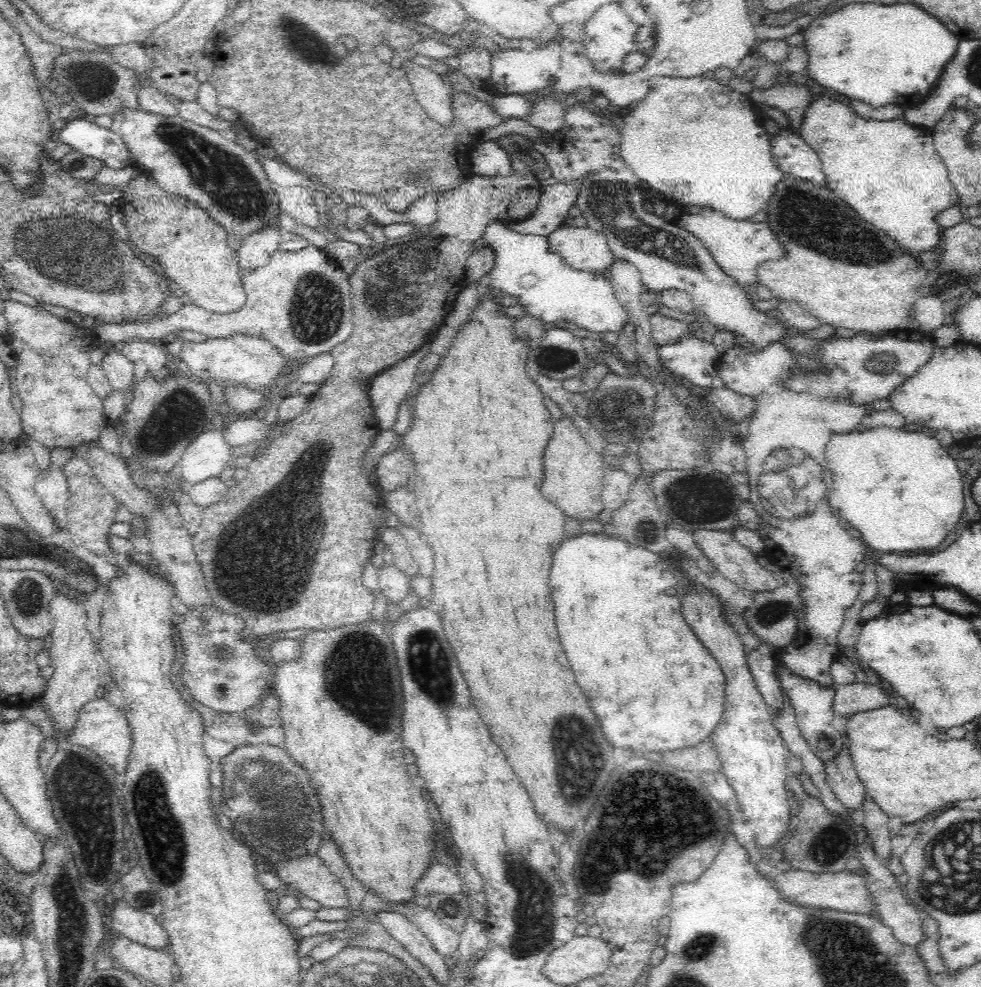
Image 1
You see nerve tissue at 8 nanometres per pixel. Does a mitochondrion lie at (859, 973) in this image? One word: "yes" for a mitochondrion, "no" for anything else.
yes

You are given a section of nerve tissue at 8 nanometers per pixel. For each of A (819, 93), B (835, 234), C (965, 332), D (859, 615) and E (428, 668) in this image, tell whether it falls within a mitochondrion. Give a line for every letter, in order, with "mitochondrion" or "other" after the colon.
A: other
B: mitochondrion
C: other
D: other
E: mitochondrion

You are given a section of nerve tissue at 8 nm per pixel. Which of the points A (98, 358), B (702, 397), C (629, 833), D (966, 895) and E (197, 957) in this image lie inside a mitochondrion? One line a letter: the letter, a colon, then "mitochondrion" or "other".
A: other
B: other
C: mitochondrion
D: mitochondrion
E: other

